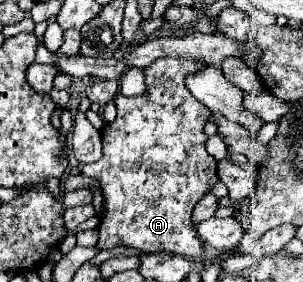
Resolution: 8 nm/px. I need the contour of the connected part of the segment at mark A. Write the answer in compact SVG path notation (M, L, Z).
M160 58L143 69L148 90L142 96L126 98L118 94L114 98L118 116L102 130L104 154L98 162L86 164L82 170L82 174L92 176L100 182L104 196L104 216L98 226L98 250L124 246L140 250L140 254L170 252L186 256L190 260L202 258L204 248L192 226L192 210L196 202L206 192L210 192L212 184L218 182L218 176L216 160L204 148L208 140L204 134L204 124L210 118L210 110L204 104L198 104L198 100L194 100L194 96L186 92L186 86L182 86L182 78L194 72L194 68L202 68L202 62L183 58Z

